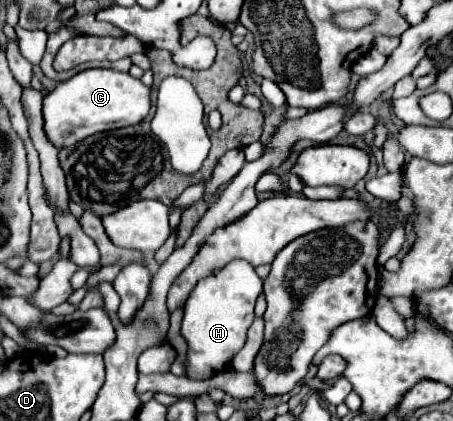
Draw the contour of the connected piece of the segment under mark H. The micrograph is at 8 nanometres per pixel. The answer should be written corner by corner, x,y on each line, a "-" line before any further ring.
236,259
196,285
188,297
182,319
182,335
188,341
186,369
190,379
210,379
230,365
234,355
242,349
246,331
254,321
254,305
262,293
262,283
248,261

